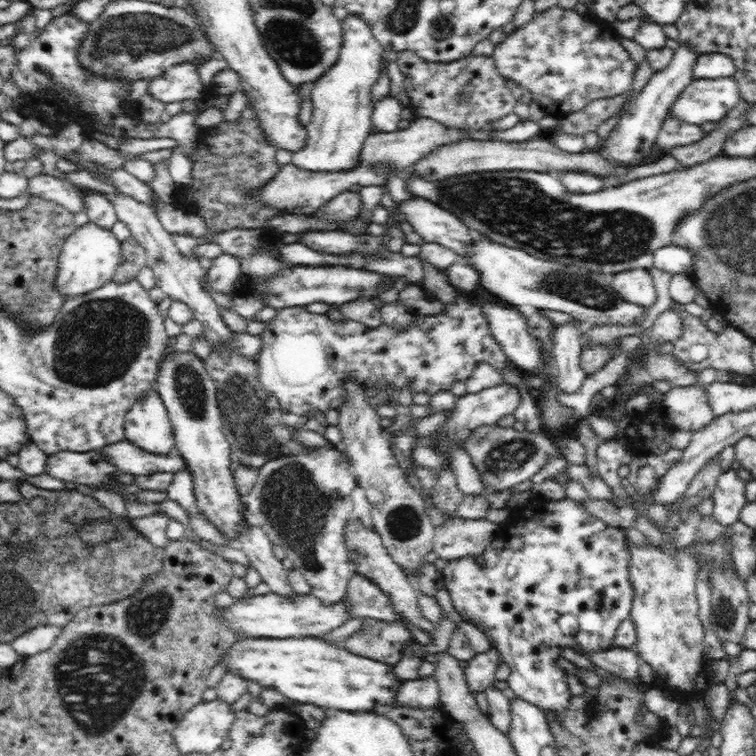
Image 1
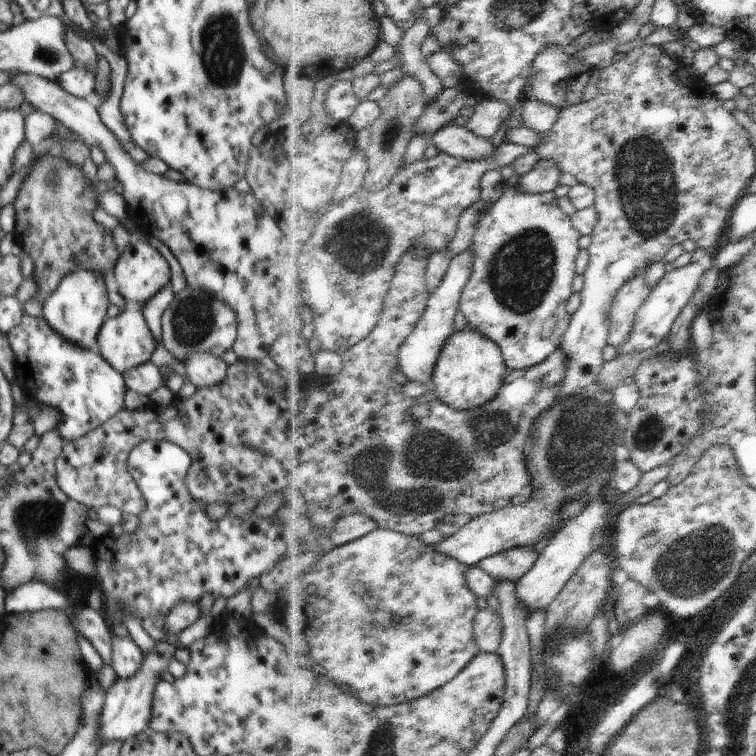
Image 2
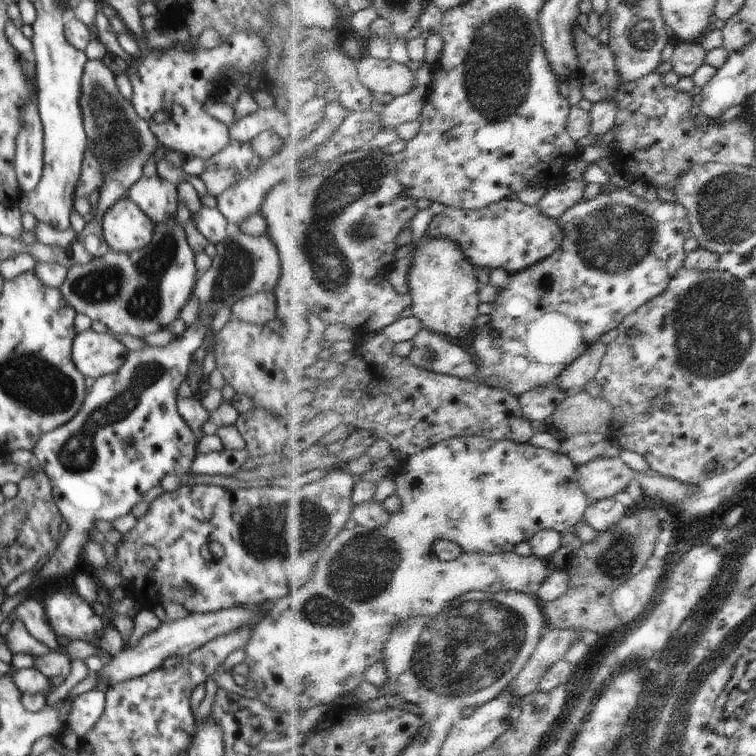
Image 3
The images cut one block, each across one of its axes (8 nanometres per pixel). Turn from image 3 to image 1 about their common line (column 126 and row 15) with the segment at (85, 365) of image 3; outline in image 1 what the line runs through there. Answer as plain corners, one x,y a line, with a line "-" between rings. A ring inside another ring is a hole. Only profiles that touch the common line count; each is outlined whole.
348,14
342,21
342,38
343,44
338,61
316,81
310,94
304,97
304,100
312,102
312,120
308,126
305,126
308,136
306,136
304,148
293,153
290,163
310,172
336,172
336,170
356,168
360,162
364,140
373,135
372,86
379,78
381,60
388,52
378,43
367,22
353,14

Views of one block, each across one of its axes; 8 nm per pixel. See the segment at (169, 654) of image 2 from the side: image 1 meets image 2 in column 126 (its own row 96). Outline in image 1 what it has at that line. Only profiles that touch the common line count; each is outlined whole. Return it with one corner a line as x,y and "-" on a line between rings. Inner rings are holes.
737,78
693,80
671,105
669,112
686,125
718,123
741,102
740,93

